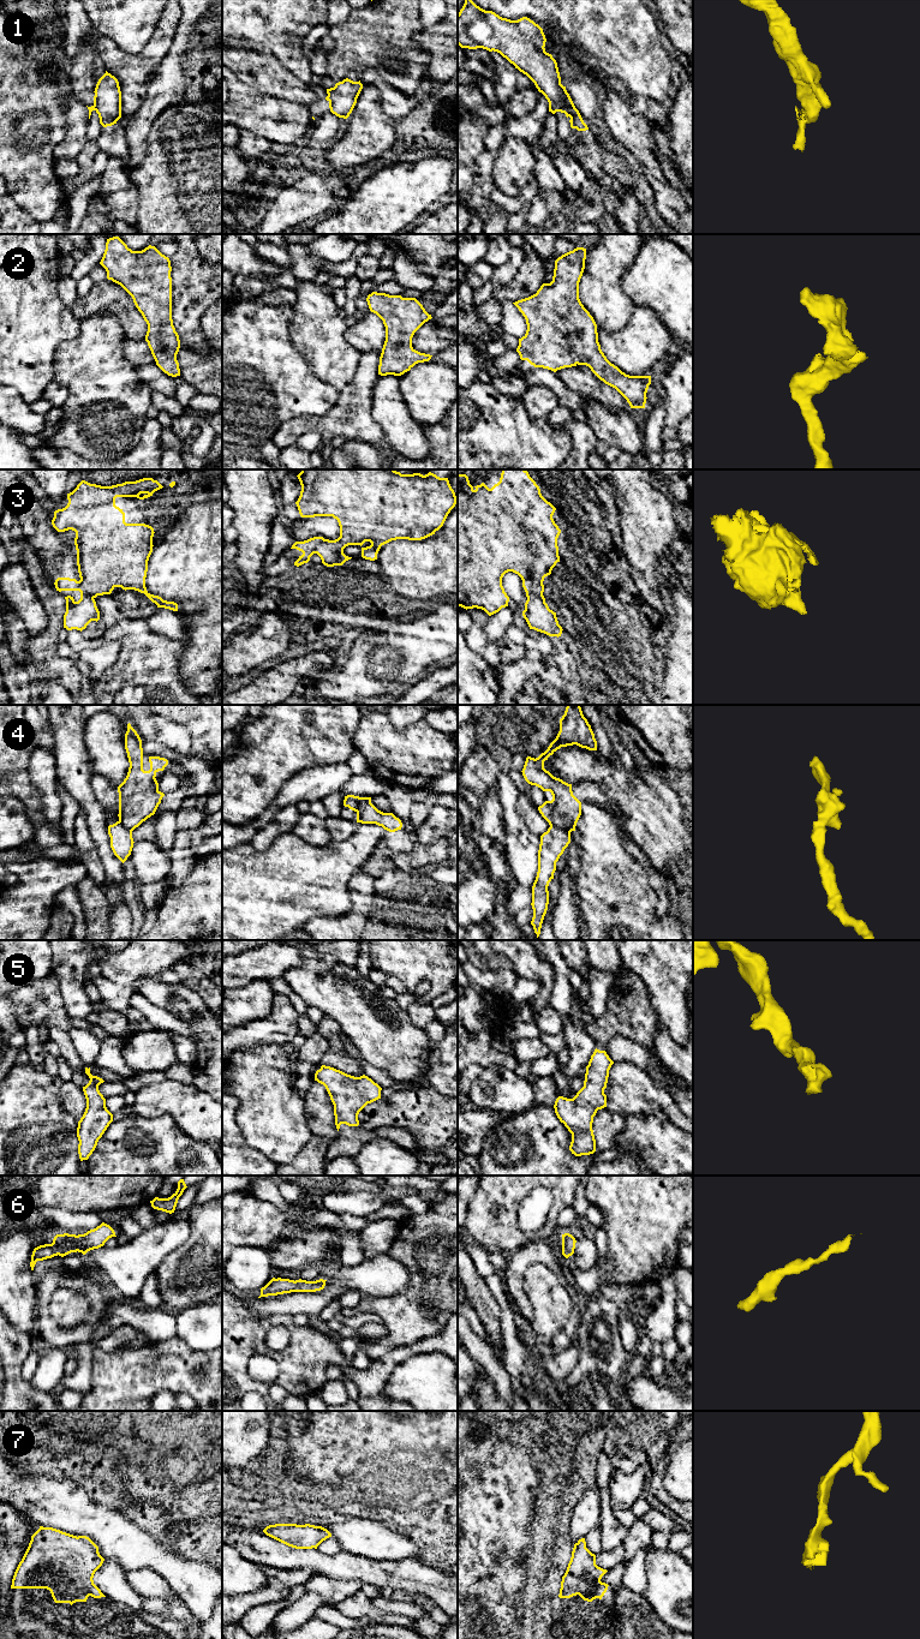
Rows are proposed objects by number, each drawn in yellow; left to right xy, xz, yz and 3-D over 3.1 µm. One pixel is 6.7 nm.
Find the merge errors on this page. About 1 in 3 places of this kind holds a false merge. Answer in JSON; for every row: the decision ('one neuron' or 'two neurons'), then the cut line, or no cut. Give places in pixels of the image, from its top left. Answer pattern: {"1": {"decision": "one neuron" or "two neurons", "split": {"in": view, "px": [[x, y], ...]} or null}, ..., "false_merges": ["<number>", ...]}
{"1": {"decision": "two neurons", "split": {"in": "yz", "px": [[566, 103], [567, 117]]}}, "2": {"decision": "one neuron", "split": null}, "3": {"decision": "two neurons", "split": {"in": "yz", "px": [[523, 580], [529, 580], [532, 590], [542, 596]]}}, "4": {"decision": "two neurons", "split": {"in": "yz", "px": [[550, 825], [571, 831]]}}, "5": {"decision": "one neuron", "split": null}, "6": {"decision": "one neuron", "split": null}, "7": {"decision": "one neuron", "split": null}, "false_merges": ["1", "3", "4"]}

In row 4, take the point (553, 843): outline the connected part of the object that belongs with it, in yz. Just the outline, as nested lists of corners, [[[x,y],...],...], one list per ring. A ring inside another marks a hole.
[[[550,826],[540,836],[538,850],[538,872],[532,886],[533,926],[537,938],[540,934],[542,923],[549,904],[549,883],[554,879],[556,862],[570,843],[570,831]]]

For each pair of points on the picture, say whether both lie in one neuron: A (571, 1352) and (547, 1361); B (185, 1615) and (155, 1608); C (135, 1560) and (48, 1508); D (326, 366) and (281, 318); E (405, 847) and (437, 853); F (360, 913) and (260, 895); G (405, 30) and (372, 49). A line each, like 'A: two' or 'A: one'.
A: one
B: one
C: one
D: two
E: two
F: two
G: one

